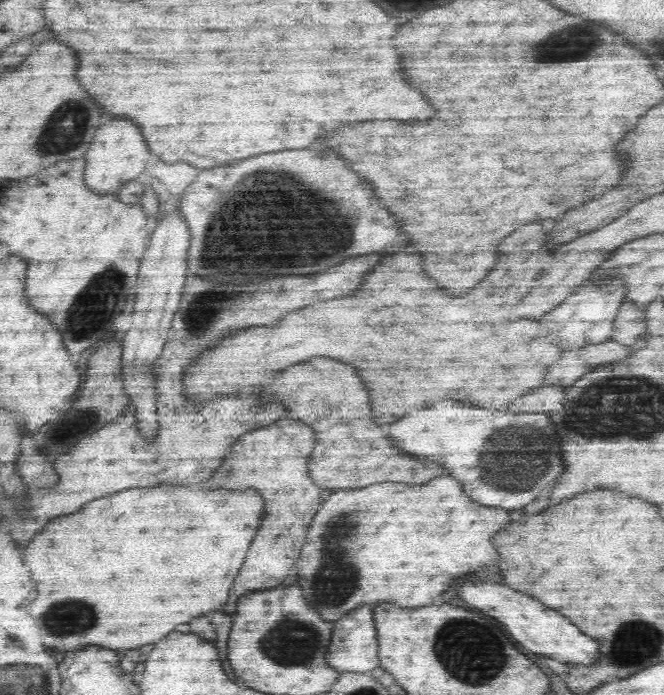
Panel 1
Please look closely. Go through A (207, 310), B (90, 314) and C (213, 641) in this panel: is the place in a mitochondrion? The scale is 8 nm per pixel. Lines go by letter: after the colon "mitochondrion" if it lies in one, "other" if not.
A: mitochondrion
B: mitochondrion
C: other

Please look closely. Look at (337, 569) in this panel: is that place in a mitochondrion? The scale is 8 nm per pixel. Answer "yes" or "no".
yes

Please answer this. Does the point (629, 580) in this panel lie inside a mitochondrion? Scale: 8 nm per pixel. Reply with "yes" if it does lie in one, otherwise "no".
no

